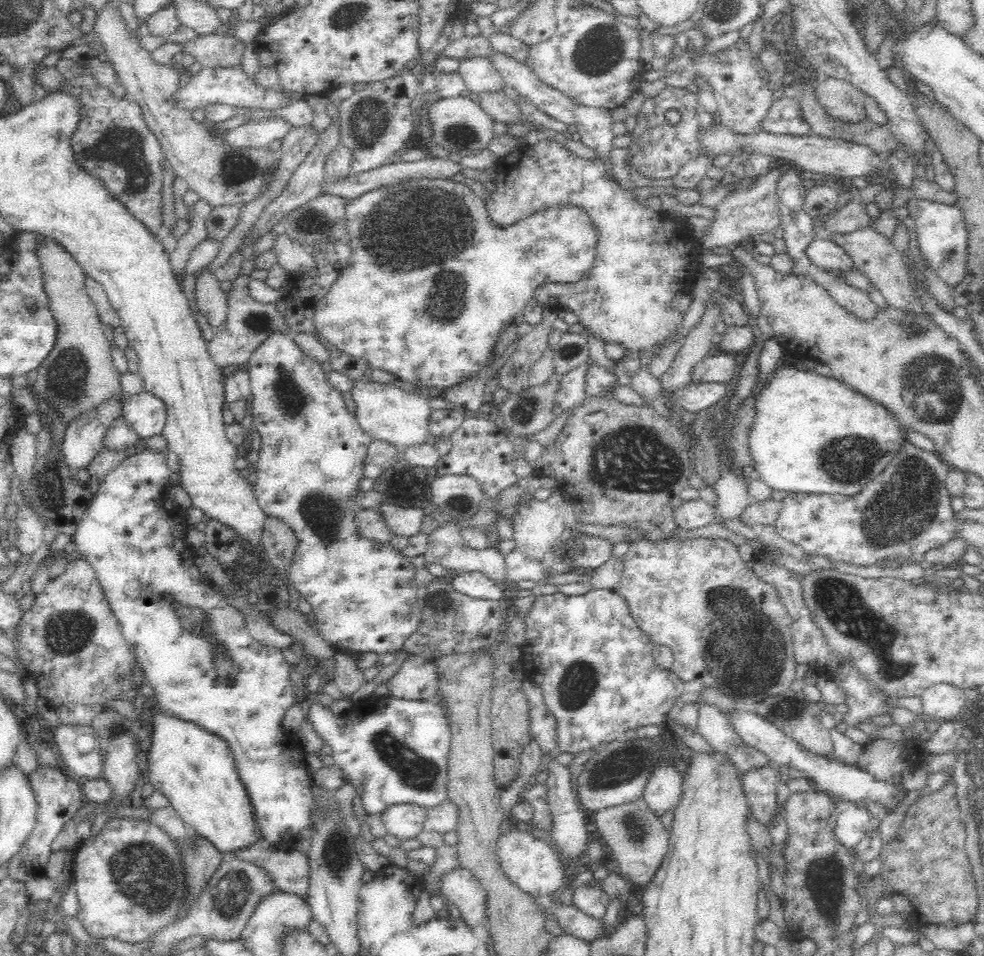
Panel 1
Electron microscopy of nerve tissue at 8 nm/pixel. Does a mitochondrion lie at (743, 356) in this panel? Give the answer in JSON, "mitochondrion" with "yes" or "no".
{"mitochondrion":"no"}

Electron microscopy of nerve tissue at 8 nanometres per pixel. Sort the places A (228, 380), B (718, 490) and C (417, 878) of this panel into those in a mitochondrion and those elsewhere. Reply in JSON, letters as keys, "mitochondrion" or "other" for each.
{"A":"other","B":"other","C":"other"}

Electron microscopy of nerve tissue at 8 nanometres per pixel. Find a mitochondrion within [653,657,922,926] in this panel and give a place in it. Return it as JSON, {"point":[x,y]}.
{"point":[825,878]}

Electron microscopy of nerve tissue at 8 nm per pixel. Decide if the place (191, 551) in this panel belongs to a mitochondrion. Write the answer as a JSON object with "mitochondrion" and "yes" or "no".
{"mitochondrion":"no"}

